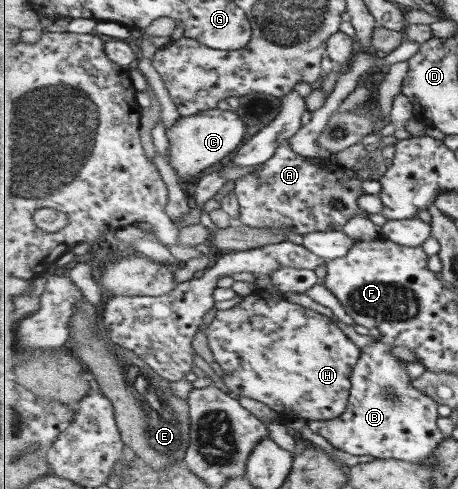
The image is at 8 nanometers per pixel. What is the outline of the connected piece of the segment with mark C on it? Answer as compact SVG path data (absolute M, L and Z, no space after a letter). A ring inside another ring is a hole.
M216 107L192 117L180 116L167 130L170 164L179 176L179 180L192 182L194 178L212 171L233 156L244 142L245 134L246 125L234 109L224 111Z

